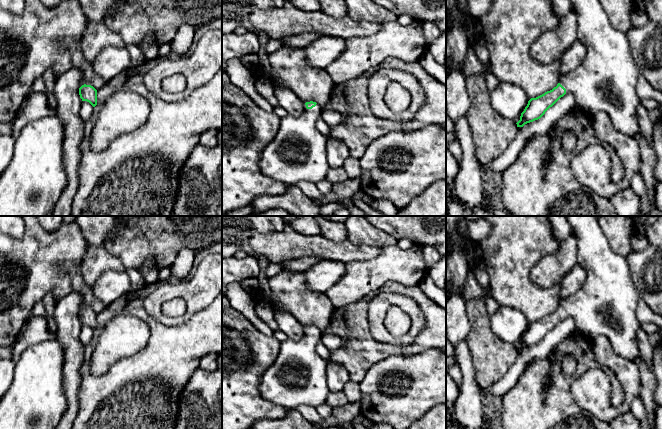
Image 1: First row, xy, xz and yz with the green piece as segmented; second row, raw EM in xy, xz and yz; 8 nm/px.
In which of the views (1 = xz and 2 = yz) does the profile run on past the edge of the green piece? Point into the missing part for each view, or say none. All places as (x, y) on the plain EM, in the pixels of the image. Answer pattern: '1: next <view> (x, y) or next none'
1: next xz (297, 377)
2: next yz (605, 306)

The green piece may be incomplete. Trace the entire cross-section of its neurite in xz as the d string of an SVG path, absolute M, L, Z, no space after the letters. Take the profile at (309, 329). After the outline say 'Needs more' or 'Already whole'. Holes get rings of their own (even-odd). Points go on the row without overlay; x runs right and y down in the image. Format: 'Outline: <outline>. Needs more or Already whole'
Outline: M310 325L304 327L301 339L287 338L281 342L276 360L261 377L259 384L261 396L289 409L295 409L299 405L317 407L326 403L330 393L326 378L328 362L316 350L317 343L322 339L321 330Z. Needs more

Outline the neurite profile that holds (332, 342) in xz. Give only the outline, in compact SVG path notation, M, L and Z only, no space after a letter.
M328 334L322 339L322 341L330 351L338 349L341 345L341 338L336 334Z

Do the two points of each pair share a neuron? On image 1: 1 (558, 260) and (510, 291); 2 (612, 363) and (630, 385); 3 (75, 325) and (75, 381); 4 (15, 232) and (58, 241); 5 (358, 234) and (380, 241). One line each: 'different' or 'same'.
1: different
2: same
3: same
4: different
5: same

